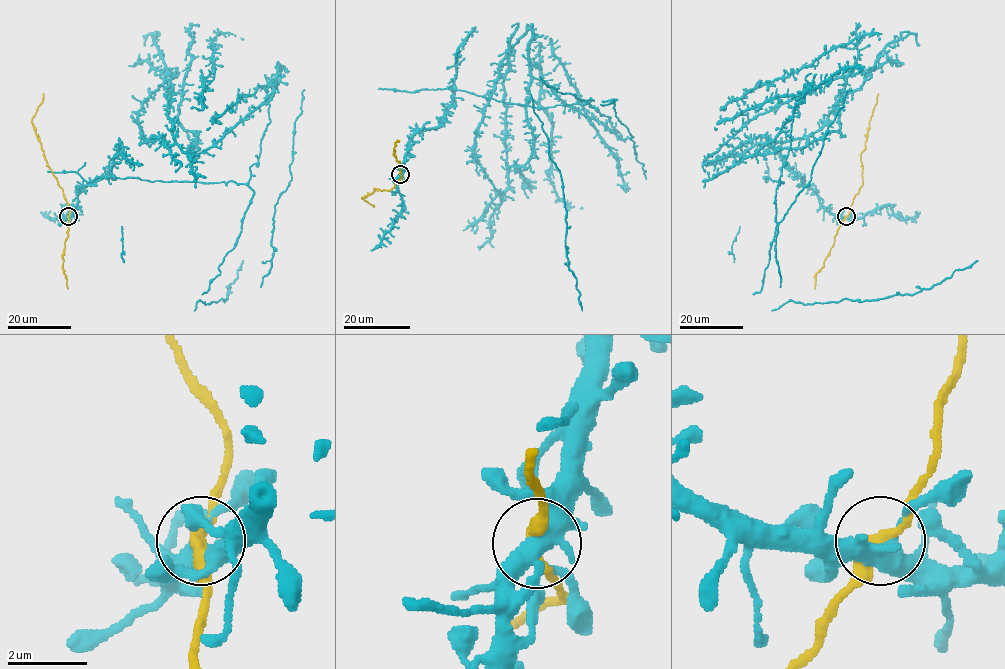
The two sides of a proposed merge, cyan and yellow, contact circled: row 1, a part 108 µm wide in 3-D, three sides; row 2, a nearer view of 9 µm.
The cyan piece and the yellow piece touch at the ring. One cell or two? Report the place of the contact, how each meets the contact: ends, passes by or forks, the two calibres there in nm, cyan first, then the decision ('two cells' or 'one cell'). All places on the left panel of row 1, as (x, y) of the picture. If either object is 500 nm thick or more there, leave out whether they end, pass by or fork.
place (68, 216); cyan forks; yellow passes by; calibres 400 and 320 nm; one cell

